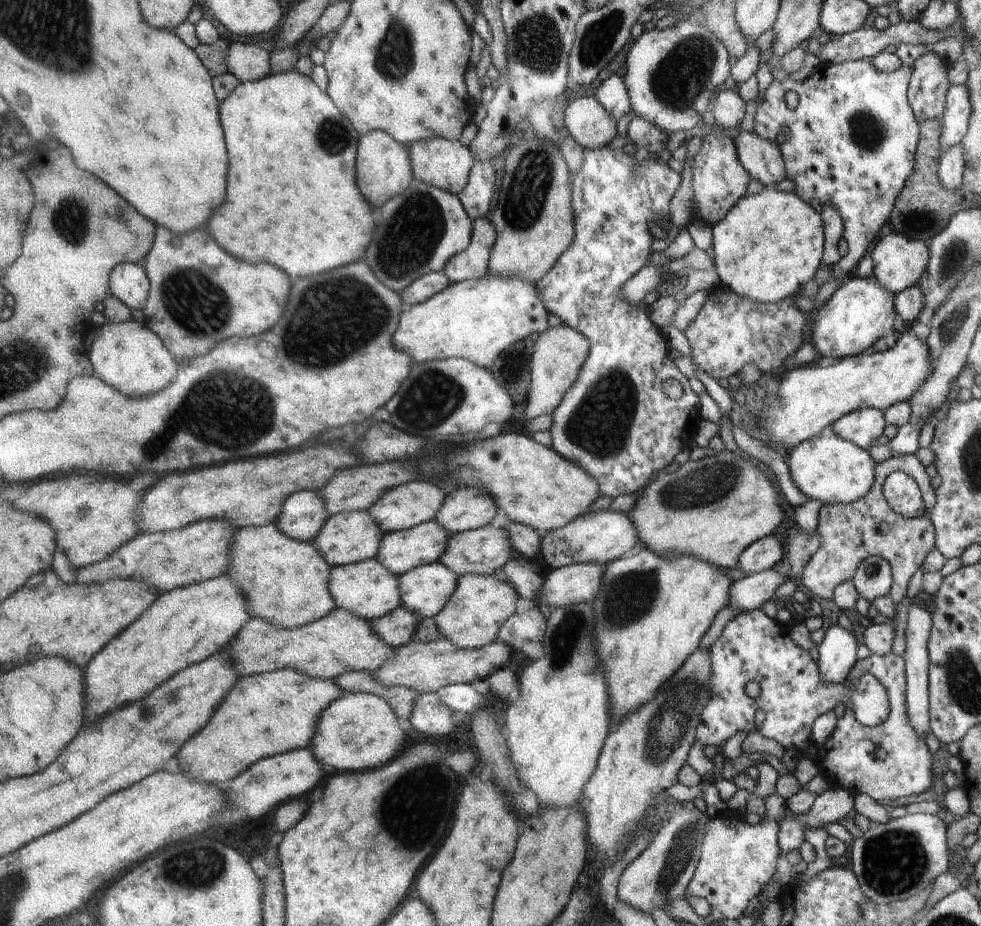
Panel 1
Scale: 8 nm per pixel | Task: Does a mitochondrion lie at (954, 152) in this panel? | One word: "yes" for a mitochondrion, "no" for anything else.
no

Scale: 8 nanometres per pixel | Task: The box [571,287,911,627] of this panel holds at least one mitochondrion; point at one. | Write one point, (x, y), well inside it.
(686, 490)

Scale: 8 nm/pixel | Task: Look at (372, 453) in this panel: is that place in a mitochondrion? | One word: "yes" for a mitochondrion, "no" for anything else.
no

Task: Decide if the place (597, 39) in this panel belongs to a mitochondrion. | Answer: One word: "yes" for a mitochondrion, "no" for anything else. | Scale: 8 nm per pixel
yes

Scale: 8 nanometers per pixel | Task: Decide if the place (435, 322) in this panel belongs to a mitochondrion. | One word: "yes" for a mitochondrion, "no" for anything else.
no

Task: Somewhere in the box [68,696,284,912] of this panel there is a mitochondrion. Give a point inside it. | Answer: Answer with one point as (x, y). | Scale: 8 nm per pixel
(189, 883)

